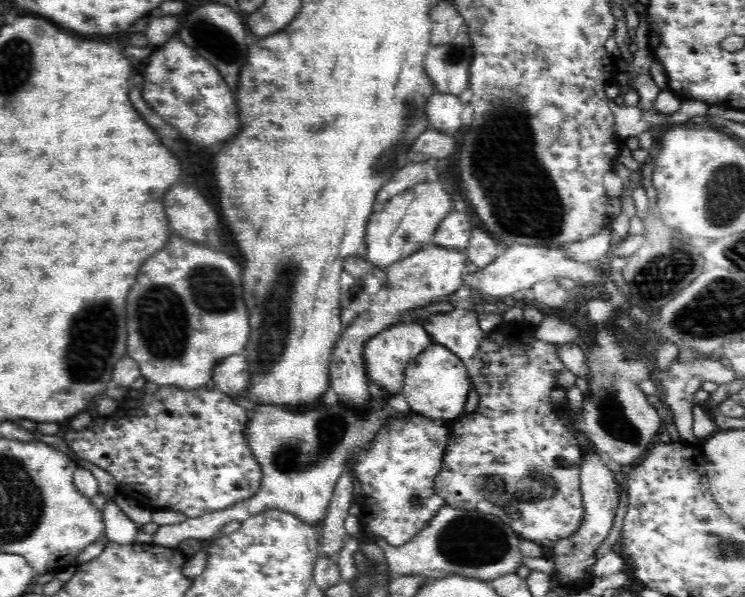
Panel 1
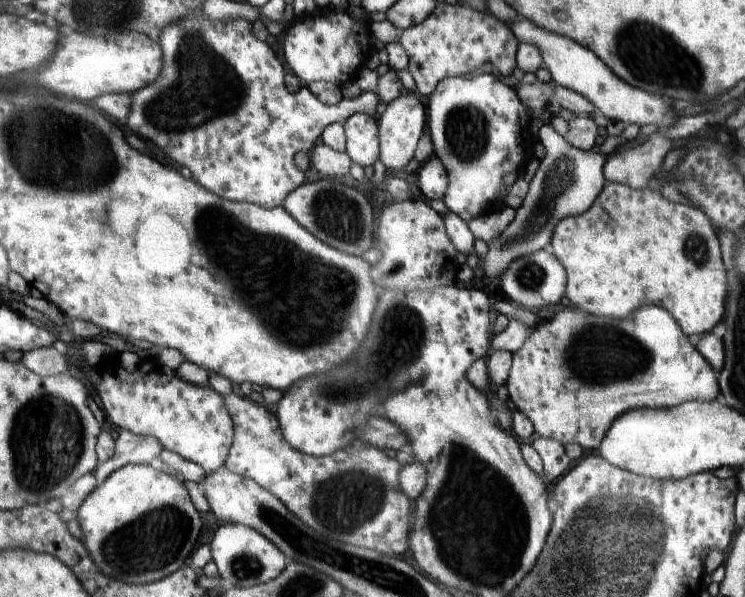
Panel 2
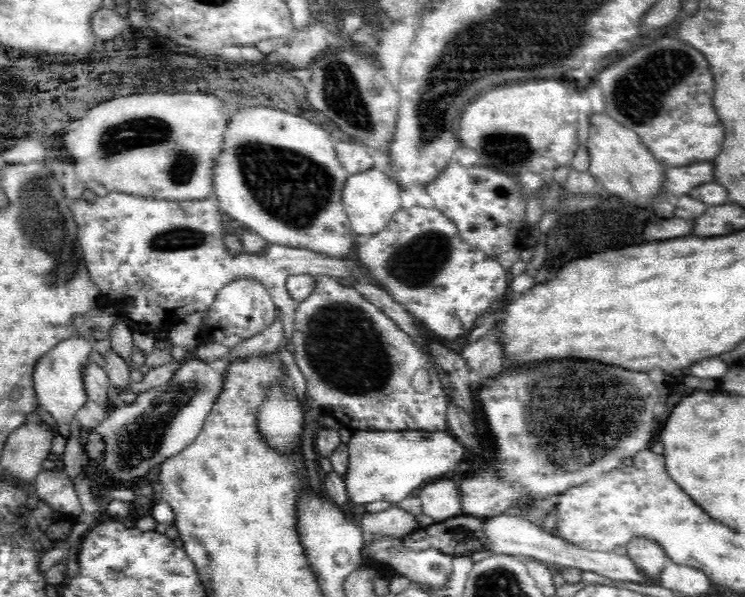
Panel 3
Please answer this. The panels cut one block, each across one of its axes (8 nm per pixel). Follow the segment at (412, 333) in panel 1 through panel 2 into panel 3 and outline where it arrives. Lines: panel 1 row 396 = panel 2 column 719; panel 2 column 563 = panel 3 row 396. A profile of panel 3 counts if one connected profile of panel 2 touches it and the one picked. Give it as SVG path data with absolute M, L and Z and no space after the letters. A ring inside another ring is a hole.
M318 278L312 294L301 301L296 309L294 334L291 342L294 344L293 352L296 364L303 376L307 378L306 392L312 400L322 408L328 408L328 414L336 419L342 427L355 431L423 431L444 432L448 431L447 409L448 401L445 398L437 371L430 357L426 356L423 348L407 333L404 332L378 305L372 304L371 300L362 295L348 283L340 283L335 278Z

